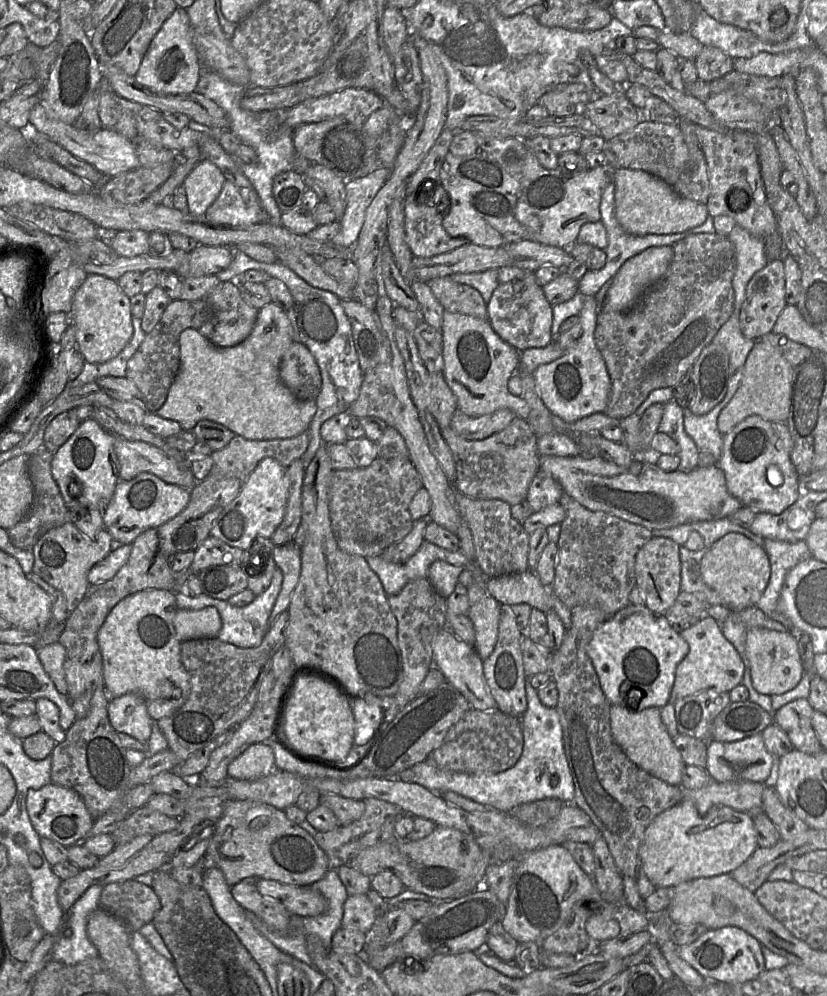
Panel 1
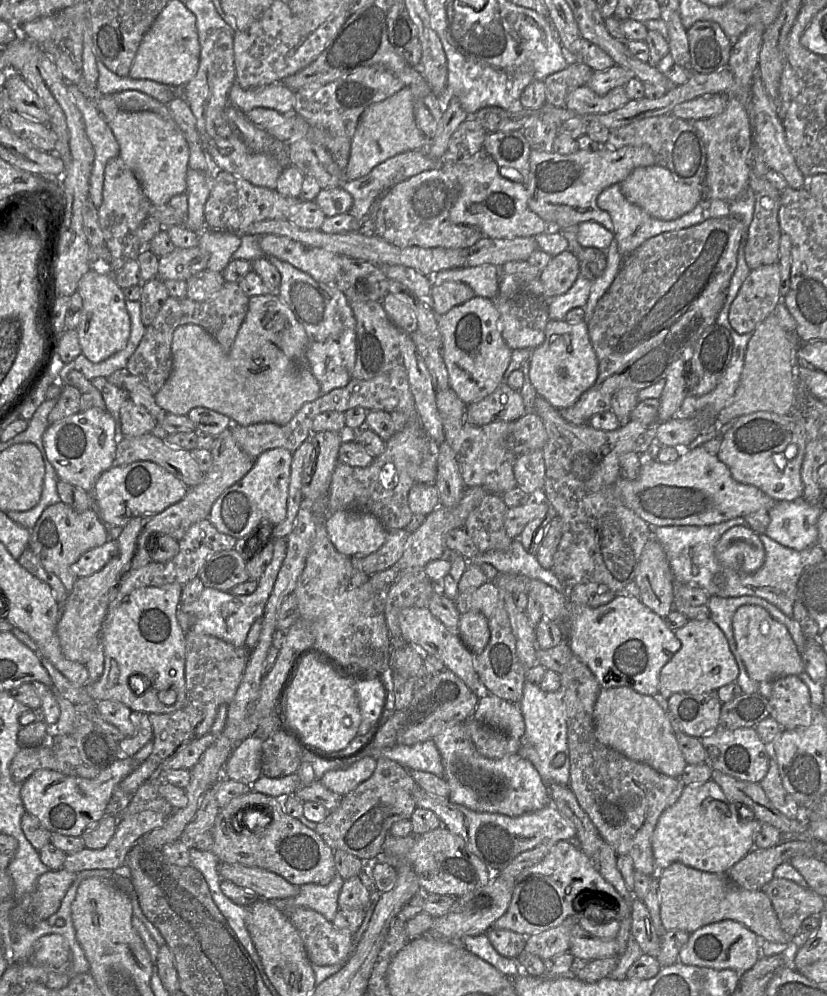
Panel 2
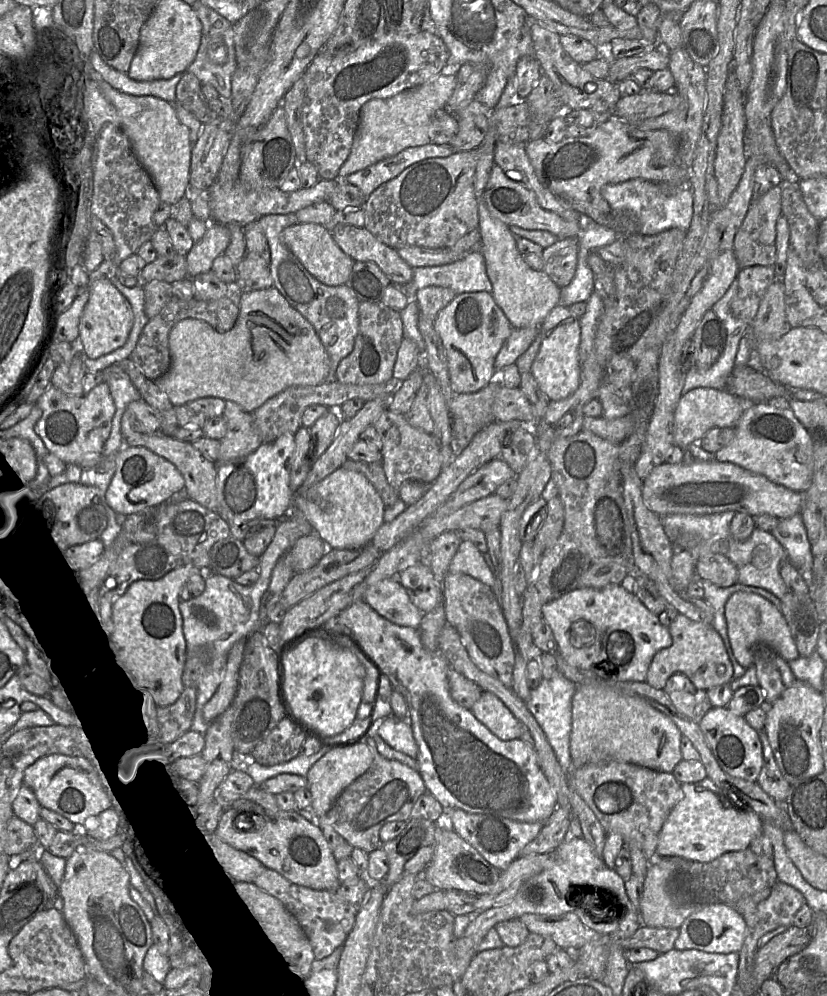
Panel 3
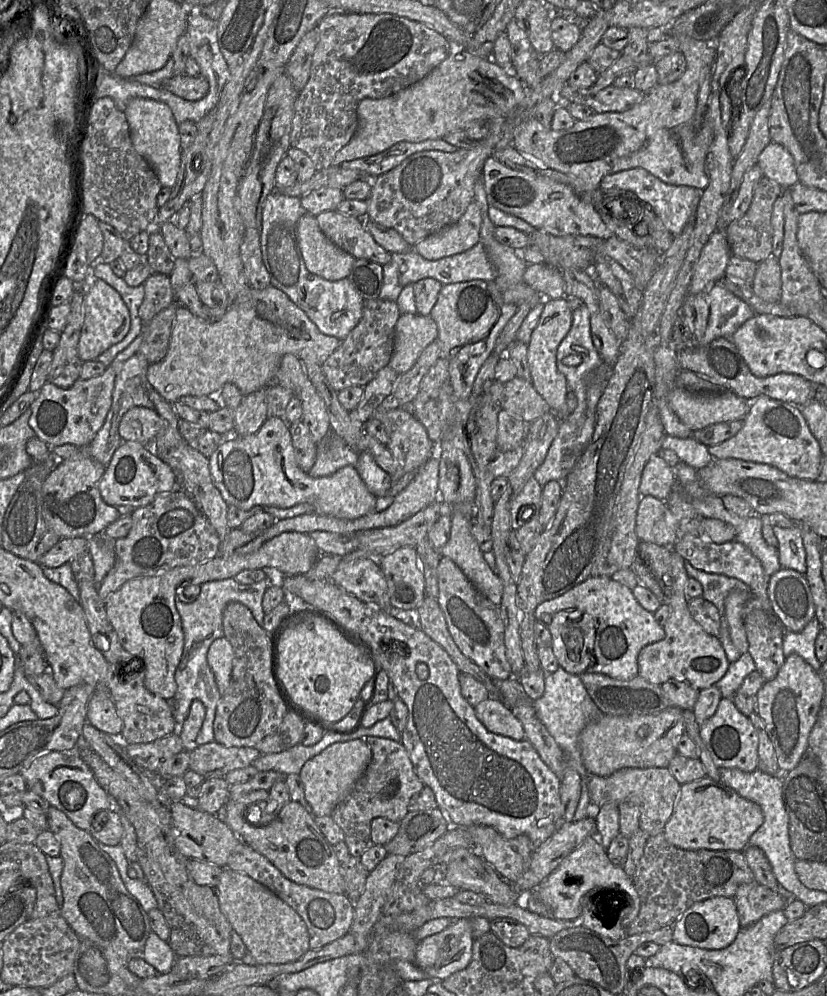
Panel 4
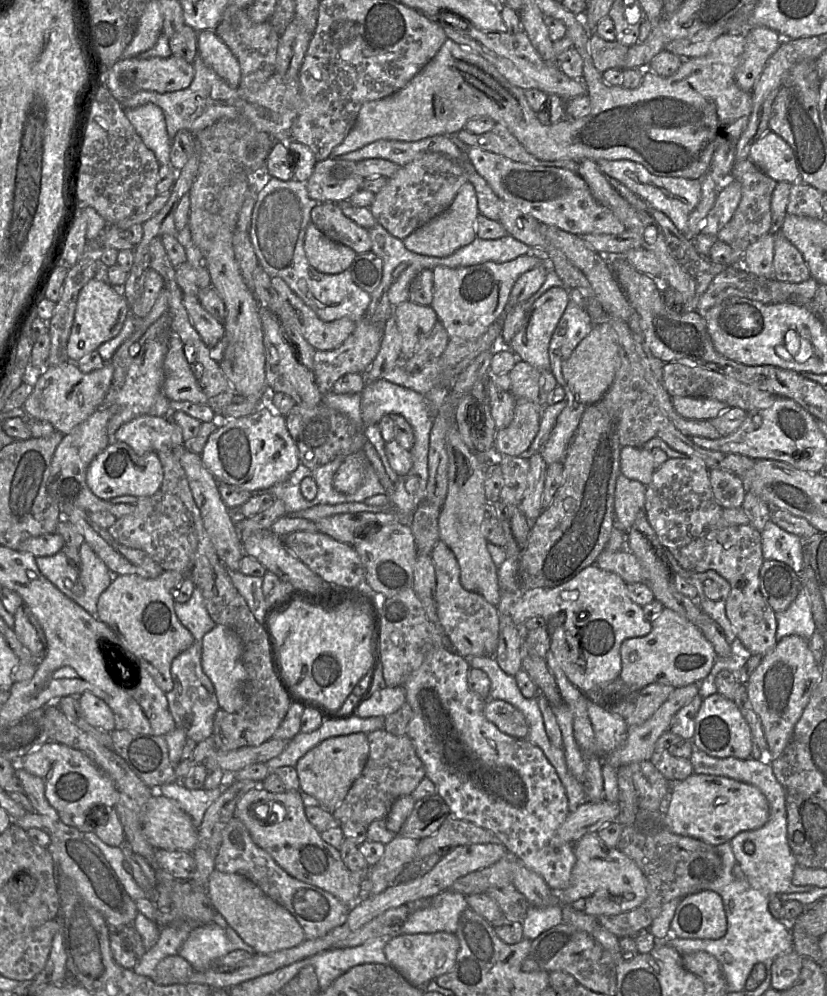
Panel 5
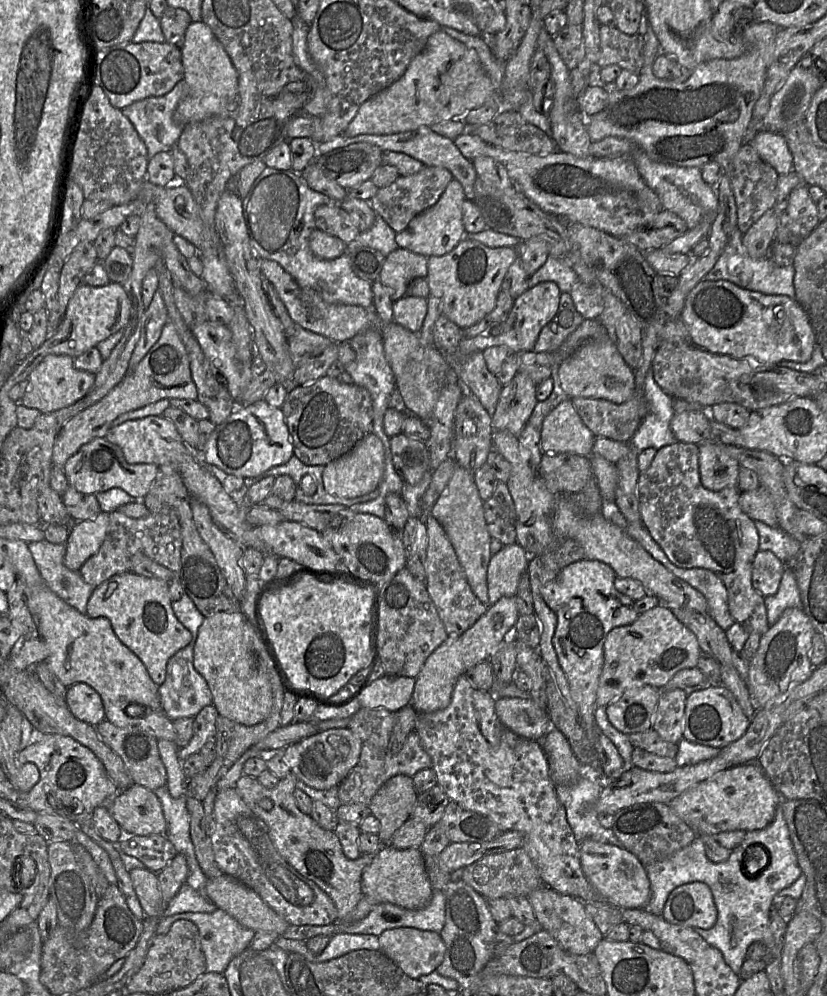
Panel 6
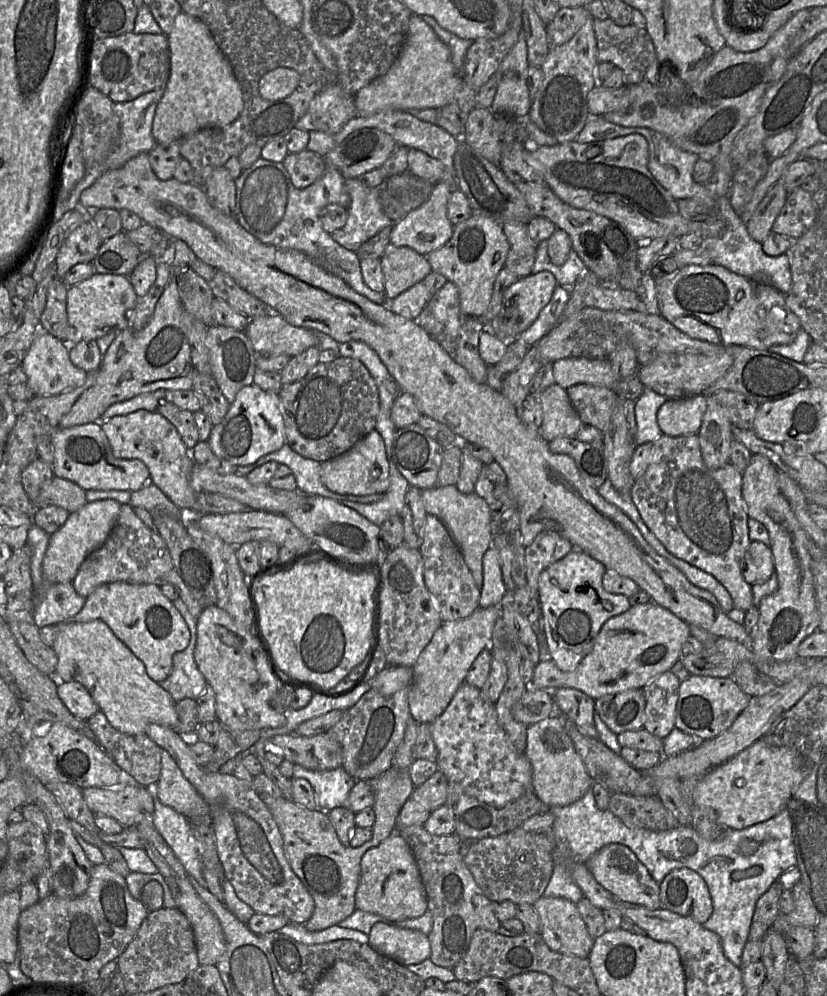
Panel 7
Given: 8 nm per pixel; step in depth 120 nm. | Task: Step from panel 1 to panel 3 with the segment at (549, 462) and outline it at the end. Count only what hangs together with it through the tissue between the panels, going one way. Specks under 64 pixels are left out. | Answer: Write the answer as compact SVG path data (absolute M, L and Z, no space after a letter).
M714 458L708 461L656 466L642 483L645 506L660 517L671 514L705 515L720 512L744 512L752 517L771 515L787 519L801 512L803 494L771 482L765 476L730 462Z

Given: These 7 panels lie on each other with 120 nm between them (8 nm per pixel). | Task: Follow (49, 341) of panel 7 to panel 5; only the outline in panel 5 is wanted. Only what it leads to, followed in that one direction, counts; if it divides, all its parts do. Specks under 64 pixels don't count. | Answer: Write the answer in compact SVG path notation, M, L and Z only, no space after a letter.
M75 362L48 366L34 377L33 391L23 404L27 418L49 422L56 431L69 434L102 408L111 389L114 368L111 363L91 373L82 373Z

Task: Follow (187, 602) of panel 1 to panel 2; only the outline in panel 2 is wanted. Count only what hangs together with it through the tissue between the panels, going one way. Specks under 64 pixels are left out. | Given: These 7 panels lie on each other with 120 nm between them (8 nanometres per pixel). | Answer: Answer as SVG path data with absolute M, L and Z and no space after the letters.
M277 538L274 541L274 551L271 562L258 580L256 590L250 595L235 595L214 588L205 587L200 597L189 604L180 604L179 610L195 616L195 623L190 631L195 634L210 635L236 647L245 647L247 635L256 620L262 618L265 605L273 590L279 570L286 556L287 538Z

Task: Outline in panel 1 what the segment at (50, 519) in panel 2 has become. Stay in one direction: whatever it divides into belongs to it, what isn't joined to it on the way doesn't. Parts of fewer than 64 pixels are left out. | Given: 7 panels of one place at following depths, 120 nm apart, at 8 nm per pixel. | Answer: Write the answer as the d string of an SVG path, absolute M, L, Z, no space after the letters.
M67 522L50 529L38 539L32 550L33 572L65 595L70 613L82 601L90 586L89 571L111 552L111 547L112 536L106 528L99 531L95 539L89 539L78 530L73 522Z

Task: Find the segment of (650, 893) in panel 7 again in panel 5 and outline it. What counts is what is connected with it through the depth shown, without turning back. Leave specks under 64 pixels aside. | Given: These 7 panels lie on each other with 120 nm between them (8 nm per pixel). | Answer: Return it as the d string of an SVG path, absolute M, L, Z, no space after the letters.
M587 833L574 845L575 865L570 884L557 893L557 904L598 917L628 912L647 897L647 879L636 862L618 848L605 845L596 833Z

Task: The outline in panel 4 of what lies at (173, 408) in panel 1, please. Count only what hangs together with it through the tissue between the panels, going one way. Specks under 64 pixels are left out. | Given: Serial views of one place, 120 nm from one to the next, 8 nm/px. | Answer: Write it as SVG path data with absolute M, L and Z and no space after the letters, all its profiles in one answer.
M269 285L264 289L252 289L250 287L250 292L247 294L247 299L243 302L230 305L225 315L219 320L202 320L195 315L193 315L185 306L179 304L176 309L176 316L173 322L171 336L169 341L168 352L165 358L155 364L151 364L147 370L147 380L149 384L168 402L174 403L179 402L180 398L183 396L215 396L223 388L226 383L234 384L238 387L240 392L244 395L251 394L262 388L274 384L274 378L279 367L280 361L285 354L294 354L300 359L305 361L317 362L322 365L322 363L341 345L341 340L328 336L319 331L317 326L308 318L306 313L301 310L295 303L293 303L290 298L278 288Z

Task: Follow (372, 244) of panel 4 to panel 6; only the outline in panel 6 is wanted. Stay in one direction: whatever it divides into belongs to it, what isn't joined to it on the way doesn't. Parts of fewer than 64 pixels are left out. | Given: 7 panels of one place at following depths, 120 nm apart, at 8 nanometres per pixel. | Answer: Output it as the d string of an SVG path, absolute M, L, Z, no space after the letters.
M337 205L319 206L314 211L314 220L316 229L342 240L345 244L353 241L360 233L349 214Z

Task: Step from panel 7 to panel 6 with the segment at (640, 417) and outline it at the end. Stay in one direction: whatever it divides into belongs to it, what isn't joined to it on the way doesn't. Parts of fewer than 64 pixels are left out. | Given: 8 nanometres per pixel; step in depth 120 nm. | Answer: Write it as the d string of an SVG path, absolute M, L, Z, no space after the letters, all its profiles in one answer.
M651 369L648 371L644 381L643 392L648 404L648 412L634 434L630 442L631 446L640 452L647 448L655 448L658 450L664 446L678 442L670 426L670 422L675 414L673 401L677 398L672 398L664 392L664 390L655 381Z

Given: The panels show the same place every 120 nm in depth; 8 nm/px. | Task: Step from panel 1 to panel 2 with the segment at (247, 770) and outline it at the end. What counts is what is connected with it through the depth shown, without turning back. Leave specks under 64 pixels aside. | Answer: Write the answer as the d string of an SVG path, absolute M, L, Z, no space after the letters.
M250 736L232 751L223 768L223 778L252 785L261 775L263 740Z

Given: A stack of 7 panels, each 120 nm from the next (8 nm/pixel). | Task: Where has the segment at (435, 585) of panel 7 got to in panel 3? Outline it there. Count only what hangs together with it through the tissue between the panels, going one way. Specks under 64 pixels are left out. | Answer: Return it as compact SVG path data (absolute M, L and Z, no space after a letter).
M448 571L443 580L443 606L446 621L459 633L475 665L506 687L512 688L515 648L493 589L470 575Z

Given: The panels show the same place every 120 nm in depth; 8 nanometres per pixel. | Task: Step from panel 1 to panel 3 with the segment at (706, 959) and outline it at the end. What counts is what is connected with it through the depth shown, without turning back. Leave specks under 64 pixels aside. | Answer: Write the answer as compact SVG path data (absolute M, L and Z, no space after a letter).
M726 903L701 905L691 913L679 928L674 947L677 950L699 950L706 953L739 953L746 935L746 923L736 909Z

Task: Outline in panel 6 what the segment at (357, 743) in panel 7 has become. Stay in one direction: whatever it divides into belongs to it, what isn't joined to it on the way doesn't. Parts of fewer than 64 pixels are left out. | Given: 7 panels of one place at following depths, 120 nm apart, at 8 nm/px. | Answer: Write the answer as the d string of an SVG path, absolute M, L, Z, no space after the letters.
M361 707L350 718L347 728L358 736L363 743L370 743L378 749L388 750L395 721L396 713L383 708Z

